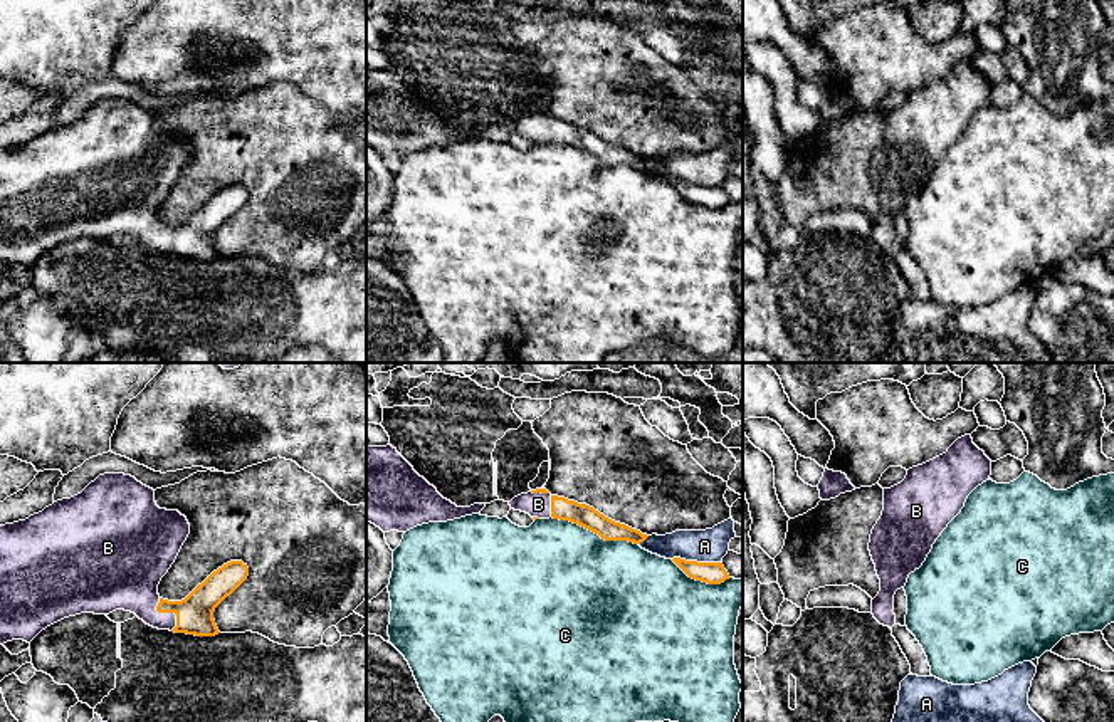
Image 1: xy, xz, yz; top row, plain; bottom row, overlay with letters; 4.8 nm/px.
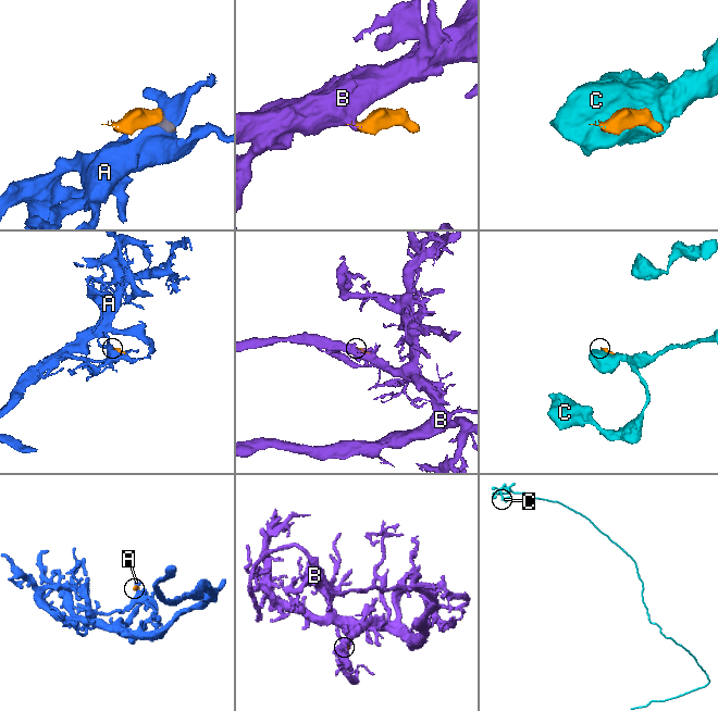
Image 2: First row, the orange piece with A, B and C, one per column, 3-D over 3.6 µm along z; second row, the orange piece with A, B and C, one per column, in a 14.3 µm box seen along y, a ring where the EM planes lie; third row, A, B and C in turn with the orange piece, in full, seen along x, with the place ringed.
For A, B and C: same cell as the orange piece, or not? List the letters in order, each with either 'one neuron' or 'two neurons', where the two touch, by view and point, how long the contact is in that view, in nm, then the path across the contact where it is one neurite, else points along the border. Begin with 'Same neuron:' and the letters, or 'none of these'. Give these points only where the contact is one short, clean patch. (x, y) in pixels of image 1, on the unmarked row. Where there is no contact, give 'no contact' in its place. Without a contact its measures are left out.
Same neuron: B
A: two neurons | xz (696, 185) | 240 nm
B: one neuron | xy (168, 235) | 170 nm | across xy (195, 237), (168, 235), (158, 235), (128, 202)
C: two neurons | xz (595, 156) | 440 nm

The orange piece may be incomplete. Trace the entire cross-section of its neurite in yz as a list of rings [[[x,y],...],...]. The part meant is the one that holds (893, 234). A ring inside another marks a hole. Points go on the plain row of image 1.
[[[964,59],[946,77],[909,92],[901,107],[884,112],[884,134],[869,166],[880,203],[872,238],[880,249],[896,249],[896,215],[922,190],[968,119],[990,99],[991,84]]]

